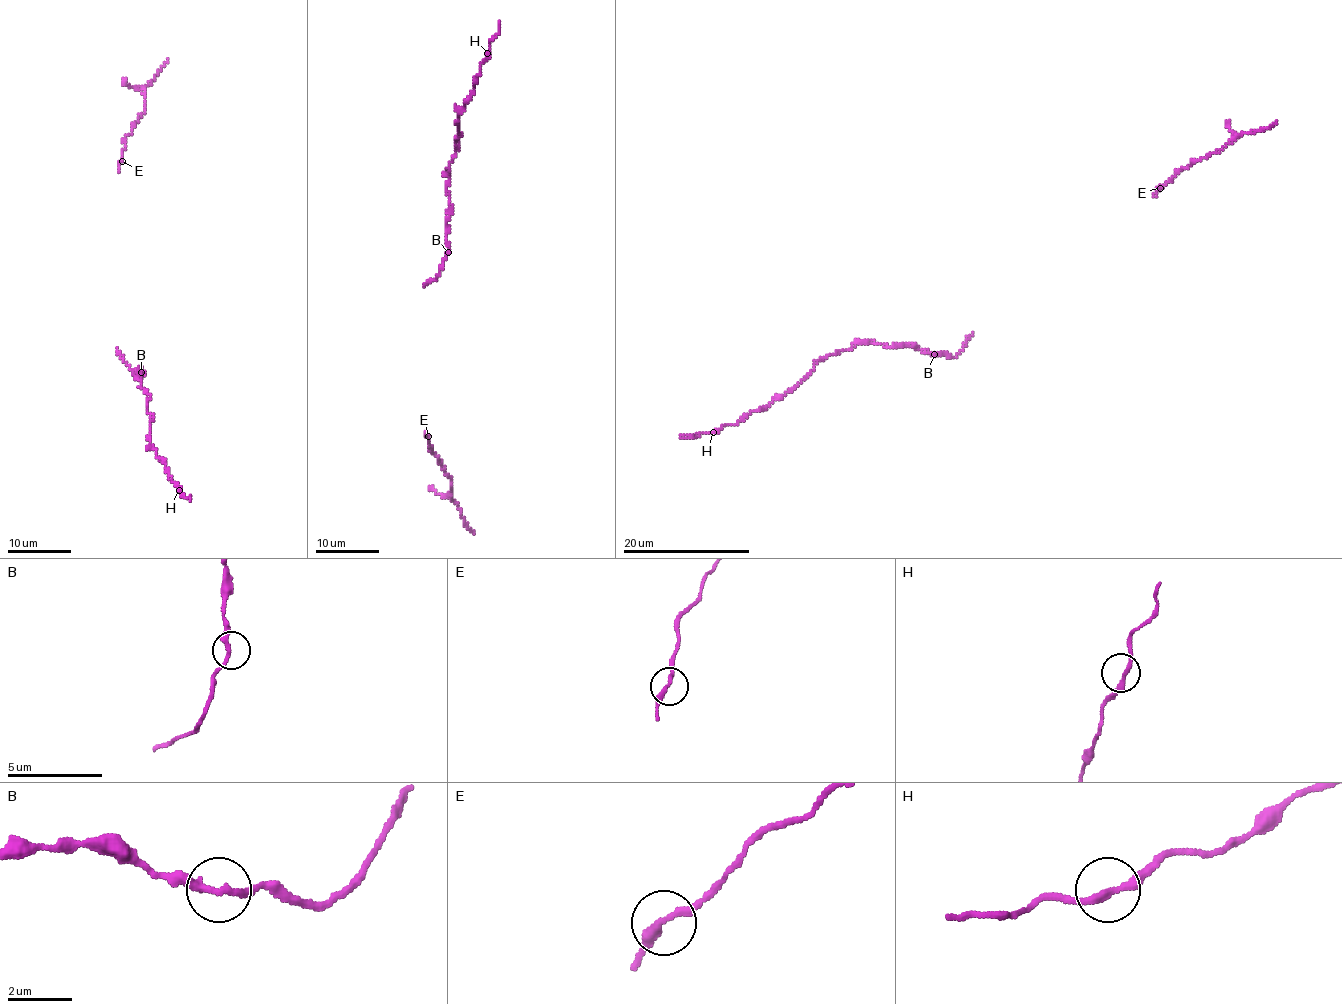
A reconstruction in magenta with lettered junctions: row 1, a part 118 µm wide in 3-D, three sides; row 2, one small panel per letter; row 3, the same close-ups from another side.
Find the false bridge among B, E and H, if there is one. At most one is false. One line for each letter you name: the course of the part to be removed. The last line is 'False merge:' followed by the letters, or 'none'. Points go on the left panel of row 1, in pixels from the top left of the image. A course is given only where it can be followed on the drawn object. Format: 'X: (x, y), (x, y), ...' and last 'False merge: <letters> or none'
False merge: none

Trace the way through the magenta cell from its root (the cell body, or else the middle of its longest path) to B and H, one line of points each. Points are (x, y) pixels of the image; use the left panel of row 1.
B: (116, 348), (133, 374), (141, 372)
H: (116, 348), (133, 374), (139, 374), (139, 370), (142, 374), (140, 387), (150, 395), (151, 444), (179, 490)

